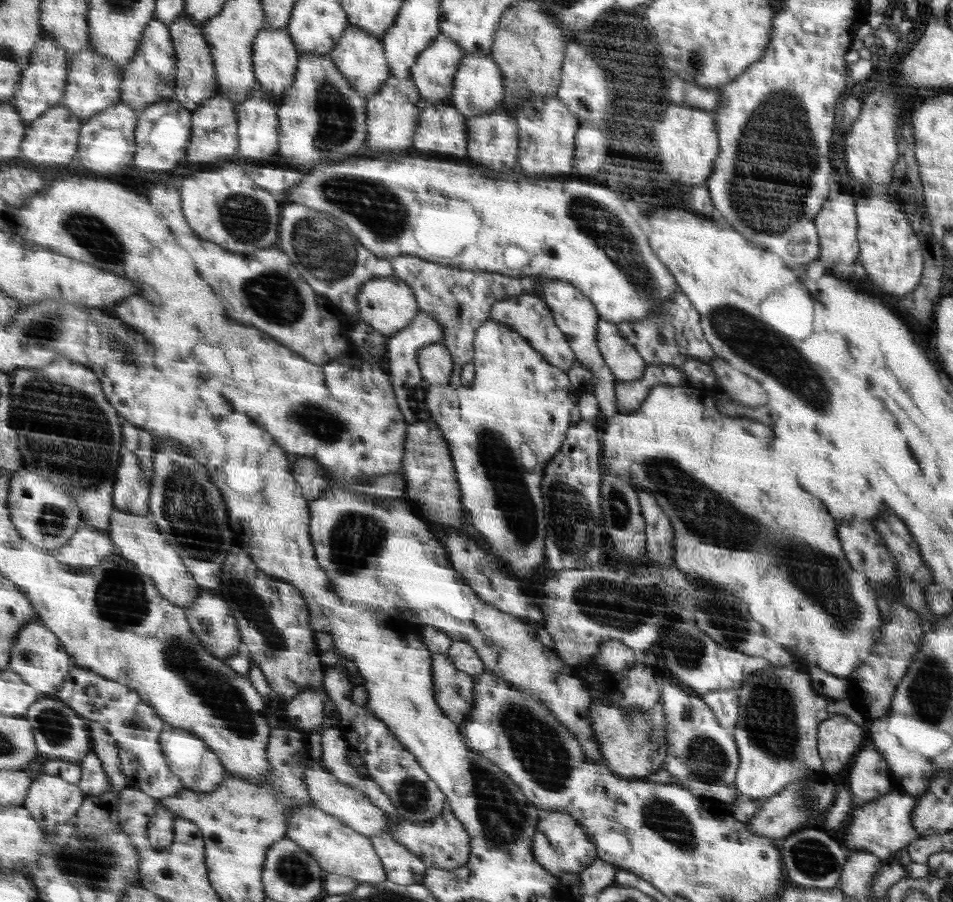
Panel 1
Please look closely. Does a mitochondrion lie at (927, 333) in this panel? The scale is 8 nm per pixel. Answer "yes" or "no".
no

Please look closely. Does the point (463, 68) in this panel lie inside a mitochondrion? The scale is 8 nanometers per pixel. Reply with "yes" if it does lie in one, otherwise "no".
no

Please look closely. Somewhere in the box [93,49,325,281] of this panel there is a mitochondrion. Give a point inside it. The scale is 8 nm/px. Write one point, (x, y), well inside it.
(244, 219)

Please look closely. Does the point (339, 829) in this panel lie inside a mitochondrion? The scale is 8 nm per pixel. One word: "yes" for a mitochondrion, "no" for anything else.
no

